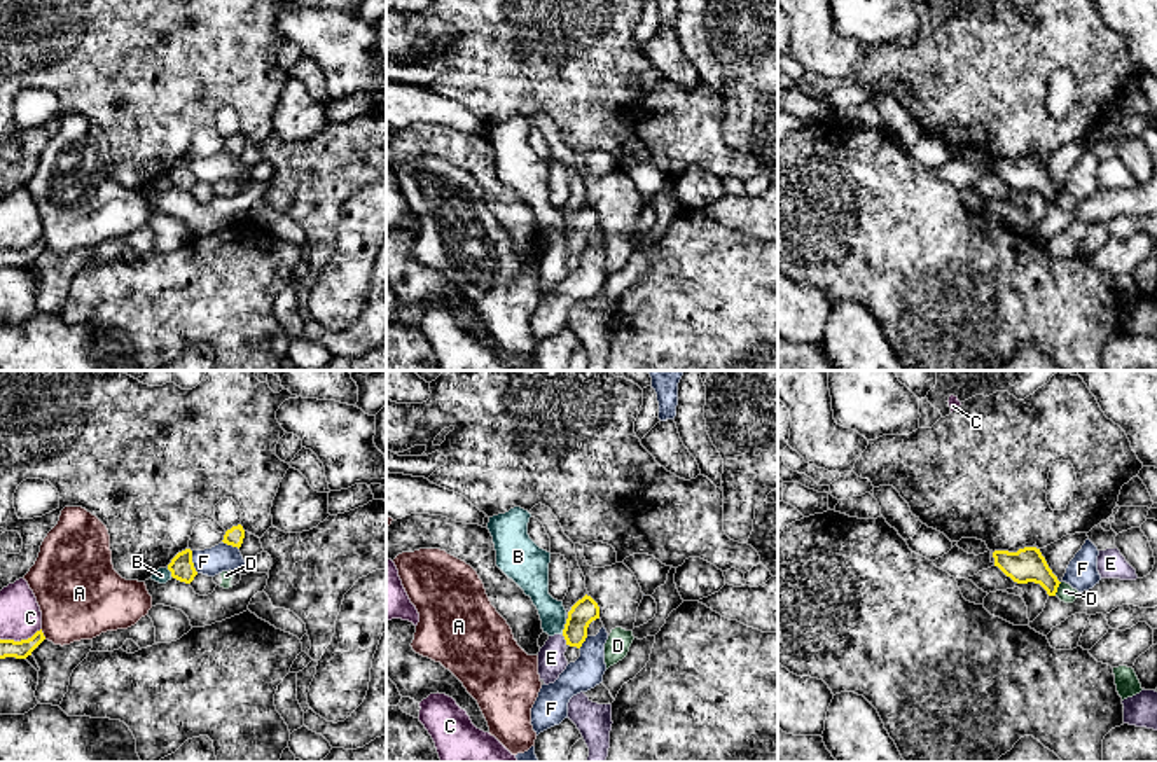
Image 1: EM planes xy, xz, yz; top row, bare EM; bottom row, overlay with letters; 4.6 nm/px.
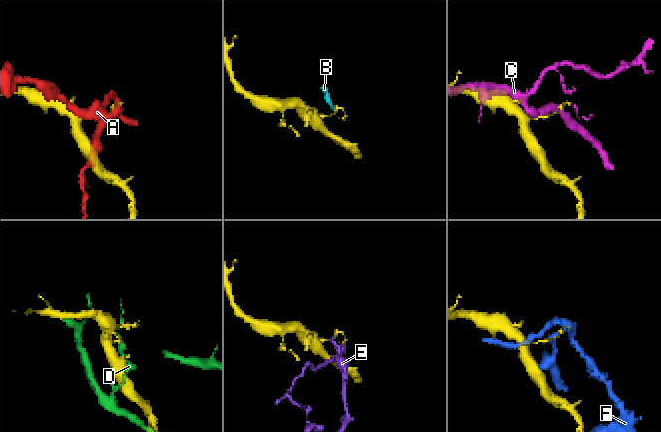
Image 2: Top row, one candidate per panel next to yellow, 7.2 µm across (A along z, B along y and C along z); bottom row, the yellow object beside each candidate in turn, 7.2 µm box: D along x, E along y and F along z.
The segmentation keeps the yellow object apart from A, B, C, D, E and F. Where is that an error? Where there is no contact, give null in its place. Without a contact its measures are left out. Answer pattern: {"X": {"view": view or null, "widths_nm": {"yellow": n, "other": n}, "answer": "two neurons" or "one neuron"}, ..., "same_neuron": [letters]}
{"A": {"view": "xy", "widths_nm": {"yellow": 80, "other": 380}, "answer": "two neurons"}, "B": {"view": "xz", "widths_nm": {"yellow": 120, "other": 130}, "answer": "two neurons"}, "C": {"view": "xy", "widths_nm": {"yellow": 80, "other": 190}, "answer": "two neurons"}, "D": {"view": "yz", "widths_nm": {"yellow": 160, "other": 80}, "answer": "two neurons"}, "E": {"view": "xz", "widths_nm": {"yellow": 120, "other": 130}, "answer": "two neurons"}, "F": {"view": "xy", "widths_nm": {"yellow": 110, "other": 130}, "answer": "two neurons"}, "same_neuron": []}

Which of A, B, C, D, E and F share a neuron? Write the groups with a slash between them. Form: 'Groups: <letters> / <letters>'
Groups: A / B E / C / D / F

